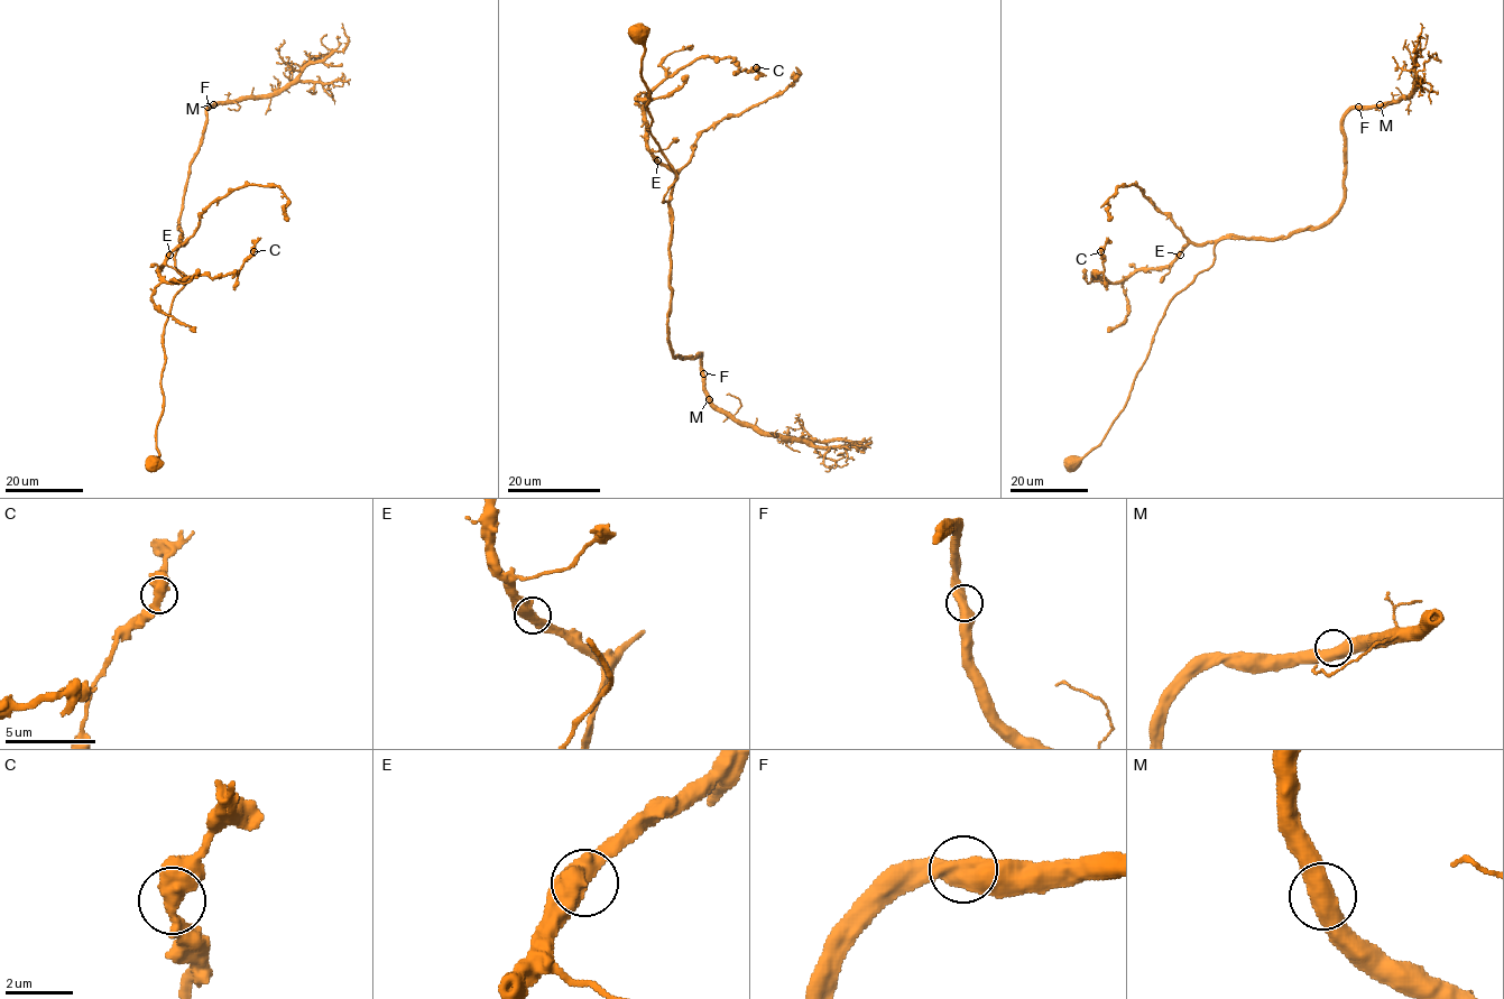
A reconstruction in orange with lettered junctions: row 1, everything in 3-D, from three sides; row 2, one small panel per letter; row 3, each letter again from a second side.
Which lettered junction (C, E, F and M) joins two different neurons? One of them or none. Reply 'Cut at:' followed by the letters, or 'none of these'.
Cut at: none of these

